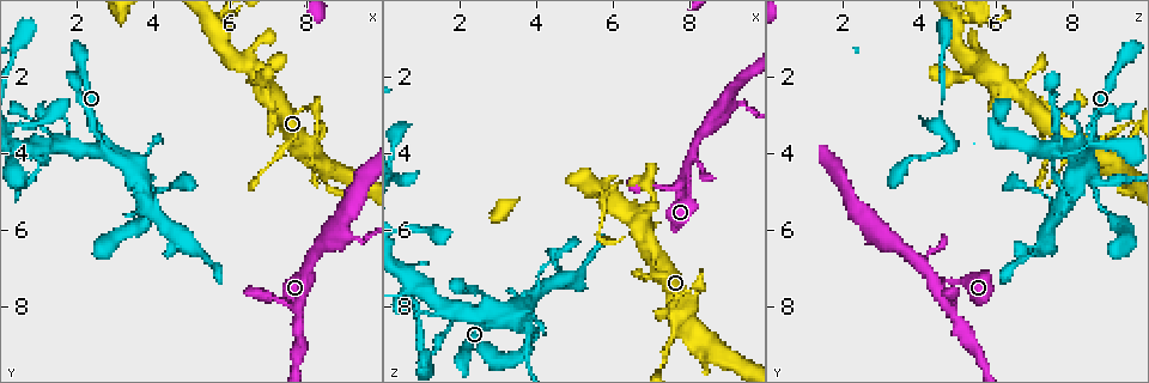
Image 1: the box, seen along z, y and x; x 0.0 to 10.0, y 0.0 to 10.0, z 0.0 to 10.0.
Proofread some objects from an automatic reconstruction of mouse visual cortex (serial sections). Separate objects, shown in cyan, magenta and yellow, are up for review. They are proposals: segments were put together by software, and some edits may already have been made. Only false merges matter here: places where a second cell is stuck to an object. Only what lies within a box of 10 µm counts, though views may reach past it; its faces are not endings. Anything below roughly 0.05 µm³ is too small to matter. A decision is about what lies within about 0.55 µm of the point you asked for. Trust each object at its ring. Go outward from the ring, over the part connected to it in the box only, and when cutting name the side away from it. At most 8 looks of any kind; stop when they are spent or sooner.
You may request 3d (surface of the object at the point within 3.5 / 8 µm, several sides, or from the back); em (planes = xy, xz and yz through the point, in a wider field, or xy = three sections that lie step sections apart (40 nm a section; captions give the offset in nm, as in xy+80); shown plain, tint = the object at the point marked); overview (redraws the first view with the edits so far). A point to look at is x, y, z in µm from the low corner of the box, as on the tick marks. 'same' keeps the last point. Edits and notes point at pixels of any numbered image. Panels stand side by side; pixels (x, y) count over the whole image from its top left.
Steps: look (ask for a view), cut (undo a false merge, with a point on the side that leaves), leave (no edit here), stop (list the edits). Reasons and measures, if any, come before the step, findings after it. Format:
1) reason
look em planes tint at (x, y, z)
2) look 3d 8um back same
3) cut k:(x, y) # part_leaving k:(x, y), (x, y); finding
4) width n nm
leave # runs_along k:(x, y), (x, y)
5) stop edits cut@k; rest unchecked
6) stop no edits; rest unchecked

small branch off a trunk
look 3d 3.5um at (2.65, 3.75, 8.50)

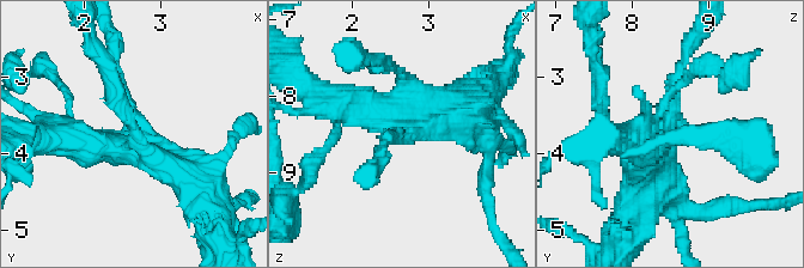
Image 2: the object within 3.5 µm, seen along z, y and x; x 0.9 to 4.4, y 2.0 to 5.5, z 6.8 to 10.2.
arms 4; arm_widths 150, 300, 350, 450 nm; shape alone is not enough
look em xy step 1 tint at (2.70, 3.65, 8.45)

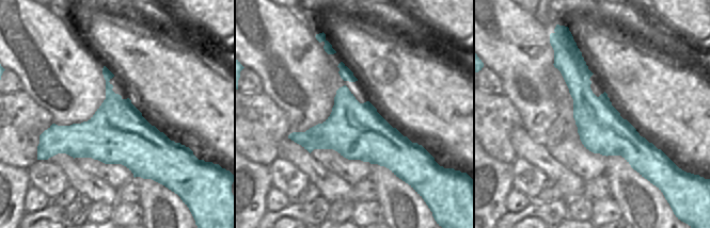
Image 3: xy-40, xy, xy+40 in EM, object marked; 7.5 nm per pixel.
width 420 nm
leave # runs_along 2:(116, 58), (138, 128), (198, 183); all the same cell

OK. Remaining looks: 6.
abrupt turn
look 3d 8um back at (1.00, 3.85, 7.45)

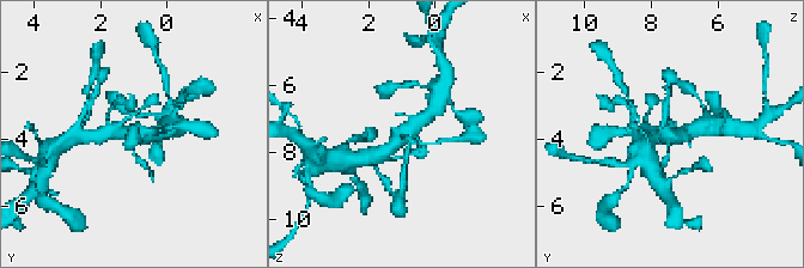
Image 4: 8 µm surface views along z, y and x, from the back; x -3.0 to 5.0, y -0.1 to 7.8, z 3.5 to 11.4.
look 3d 3.5um back same

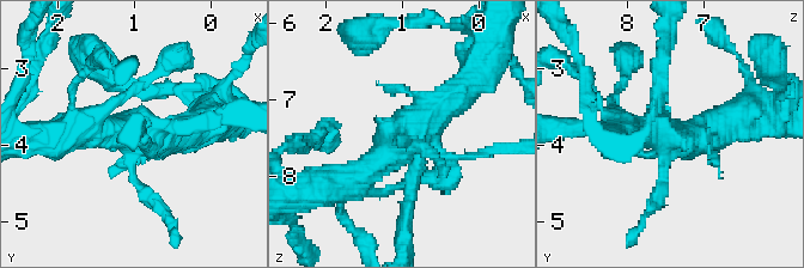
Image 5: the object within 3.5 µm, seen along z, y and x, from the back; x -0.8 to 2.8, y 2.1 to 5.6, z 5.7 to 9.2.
look em xy step 1 tint at (0.95, 3.95, 7.45)

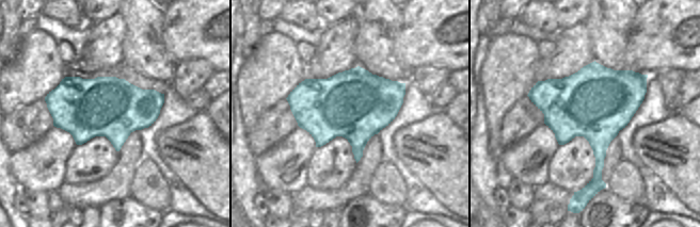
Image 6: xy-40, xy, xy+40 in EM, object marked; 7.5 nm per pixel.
leave # runs_along 5:(340, 183), (355, 177), (469, 85); all the same cell

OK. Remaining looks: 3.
look 3d 8um at (6.70, 1.90, 5.70)

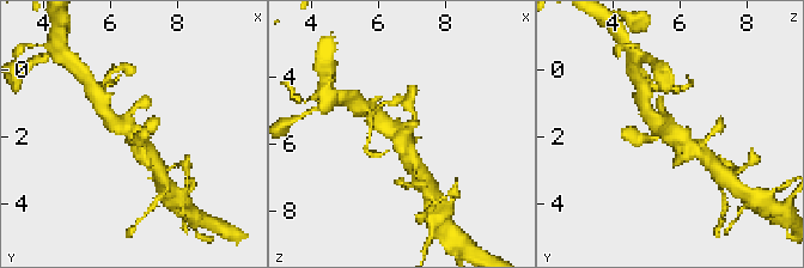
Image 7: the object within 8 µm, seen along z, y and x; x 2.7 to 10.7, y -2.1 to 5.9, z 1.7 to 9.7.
arms 4; arm_widths 150, 200, 450, 450 nm; now the EM
look em xy step 5 tint same

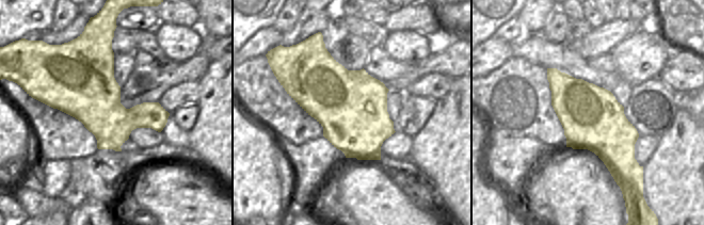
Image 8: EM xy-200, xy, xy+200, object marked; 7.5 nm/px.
leave # runs_along 7:(413, 160), (400, 133), (377, 115); all the same cell

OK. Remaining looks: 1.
abrupt turn
look 3d 3.5um at (7.85, 7.60, 4.60)

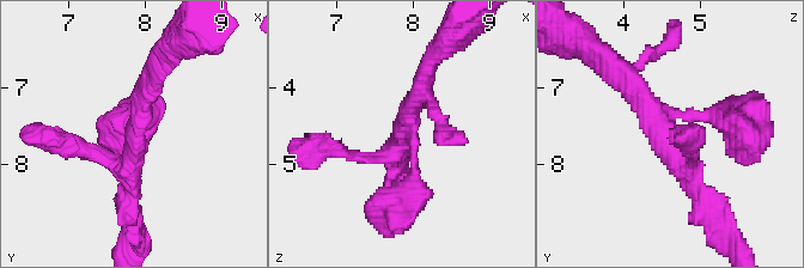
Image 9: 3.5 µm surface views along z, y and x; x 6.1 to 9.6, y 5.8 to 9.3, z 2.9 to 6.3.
arms 4; arm_widths 200, 250, 250, 300 nm
leave # runs_along 9:(723, 116), (665, 123), (701, 207); all the same cell

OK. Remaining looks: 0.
stop no edits; rest unchecked

